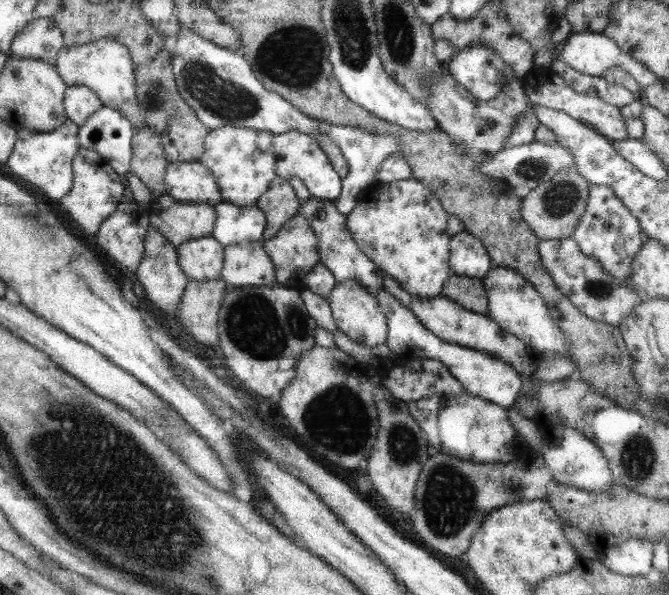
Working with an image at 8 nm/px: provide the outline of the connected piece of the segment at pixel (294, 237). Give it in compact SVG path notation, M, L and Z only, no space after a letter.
M302 214L289 218L276 237L263 242L263 249L272 259L277 283L283 287L303 288L307 274L319 263L319 241L308 219Z

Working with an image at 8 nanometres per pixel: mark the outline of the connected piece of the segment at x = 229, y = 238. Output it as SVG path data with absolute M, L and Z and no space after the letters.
M223 202L215 206L215 213L212 237L222 247L263 240L266 217L256 206L240 207Z

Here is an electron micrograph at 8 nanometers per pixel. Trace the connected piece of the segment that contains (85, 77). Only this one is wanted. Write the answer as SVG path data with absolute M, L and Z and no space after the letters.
M101 38L82 46L63 47L55 64L60 78L67 87L87 86L102 101L103 106L119 110L138 129L146 126L137 101L137 82L129 50L117 38Z

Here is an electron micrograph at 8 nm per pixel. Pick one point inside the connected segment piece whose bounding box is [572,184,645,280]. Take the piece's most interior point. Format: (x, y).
(608, 231)

